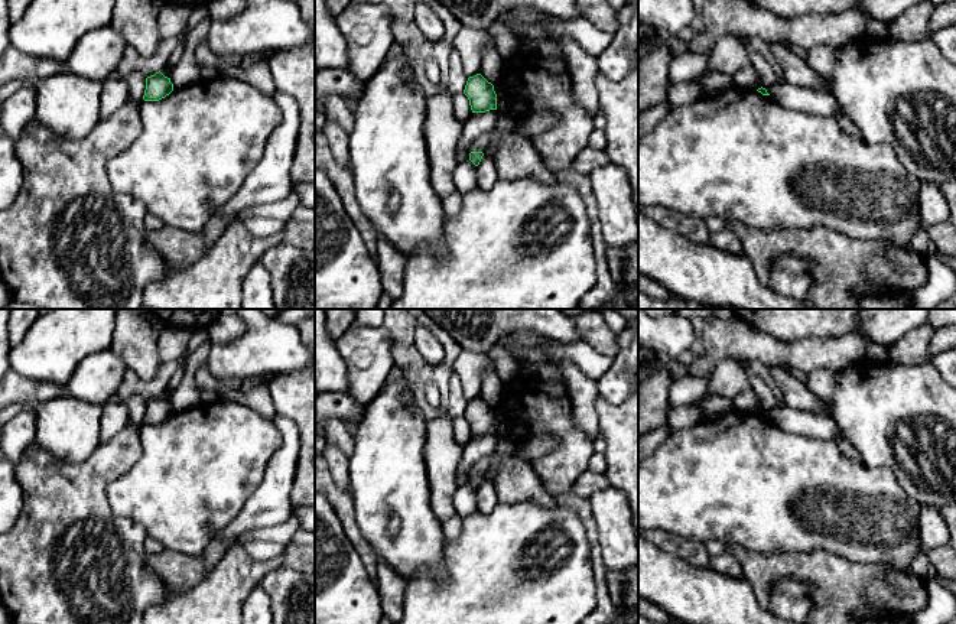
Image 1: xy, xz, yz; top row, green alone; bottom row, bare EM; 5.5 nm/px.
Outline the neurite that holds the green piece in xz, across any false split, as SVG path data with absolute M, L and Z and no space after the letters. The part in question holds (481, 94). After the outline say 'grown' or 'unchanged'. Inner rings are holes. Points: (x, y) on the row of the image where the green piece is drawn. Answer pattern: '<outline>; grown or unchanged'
M481 74L468 78L464 94L469 100L472 113L497 110L497 94L494 85Z; unchanged

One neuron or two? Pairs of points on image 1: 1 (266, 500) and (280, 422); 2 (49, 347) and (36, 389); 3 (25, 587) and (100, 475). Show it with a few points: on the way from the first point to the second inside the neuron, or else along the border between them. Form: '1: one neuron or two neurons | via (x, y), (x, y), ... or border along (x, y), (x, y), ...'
1: one neuron | via (277, 481), (288, 454), (288, 441)
2: two neurons | border along (15, 370), (29, 379), (62, 386)
3: one neuron | via (48, 559), (52, 536), (67, 522), (72, 503)

